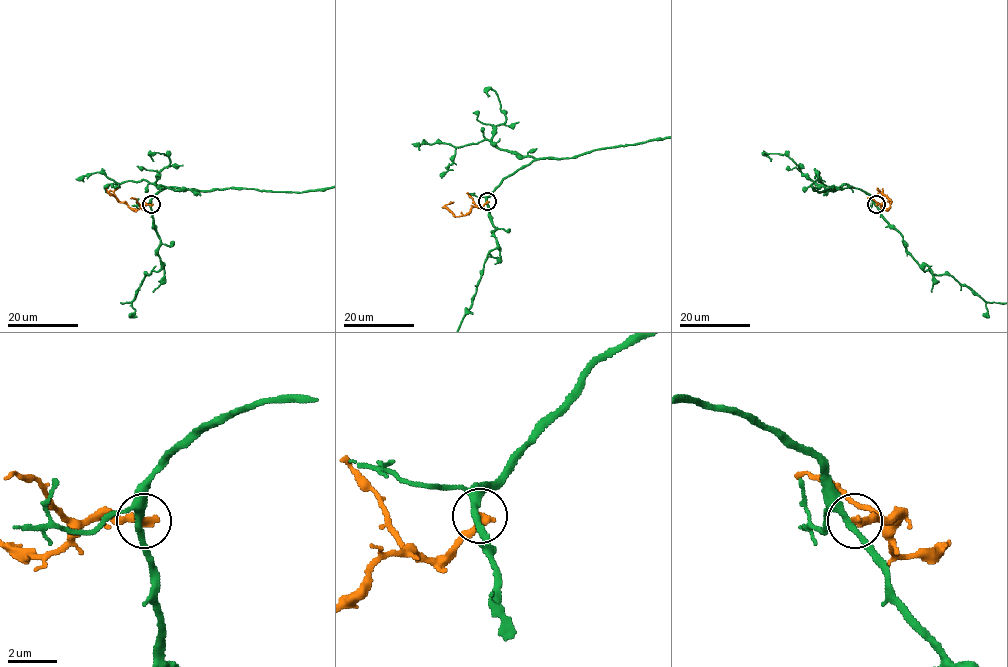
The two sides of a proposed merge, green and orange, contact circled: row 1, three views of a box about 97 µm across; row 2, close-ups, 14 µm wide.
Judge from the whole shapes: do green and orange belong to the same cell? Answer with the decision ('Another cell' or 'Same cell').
Another cell

